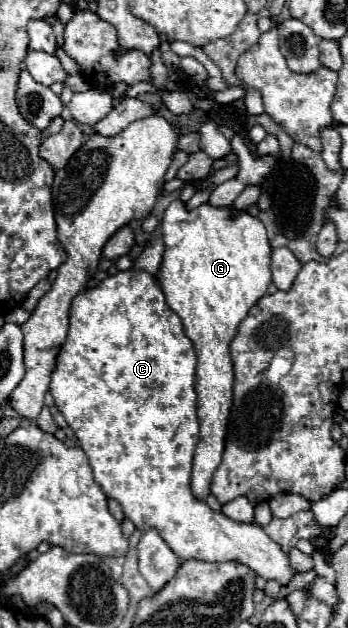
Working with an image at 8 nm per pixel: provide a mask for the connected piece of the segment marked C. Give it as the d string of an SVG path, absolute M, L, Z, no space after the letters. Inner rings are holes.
M129 269L129 271L119 271L117 275L111 275L111 277L103 279L97 287L85 289L85 291L81 291L81 295L77 295L73 299L73 307L69 311L69 331L67 331L67 339L59 347L59 355L57 355L57 363L53 367L49 391L55 397L57 409L61 411L61 415L65 417L65 421L69 423L69 427L73 429L75 437L79 439L81 449L87 453L89 465L93 469L95 483L103 489L103 493L107 497L115 499L123 507L125 517L131 519L139 531L157 529L159 535L167 541L167 545L175 551L175 555L179 555L181 559L239 561L239 563L247 565L249 569L253 569L263 579L277 579L281 585L287 585L291 581L291 577L295 575L295 571L289 565L289 555L267 533L263 533L263 529L259 525L255 525L255 523L251 523L251 525L235 523L227 515L213 511L205 501L197 501L197 497L191 493L191 487L189 487L189 483L191 483L191 463L193 463L195 445L199 441L199 423L197 423L197 413L195 413L195 401L197 401L197 395L195 395L195 365L197 365L197 359L195 359L193 343L185 335L183 323L181 323L179 315L167 307L165 295L163 295L157 279L153 275L149 275L147 271Z

